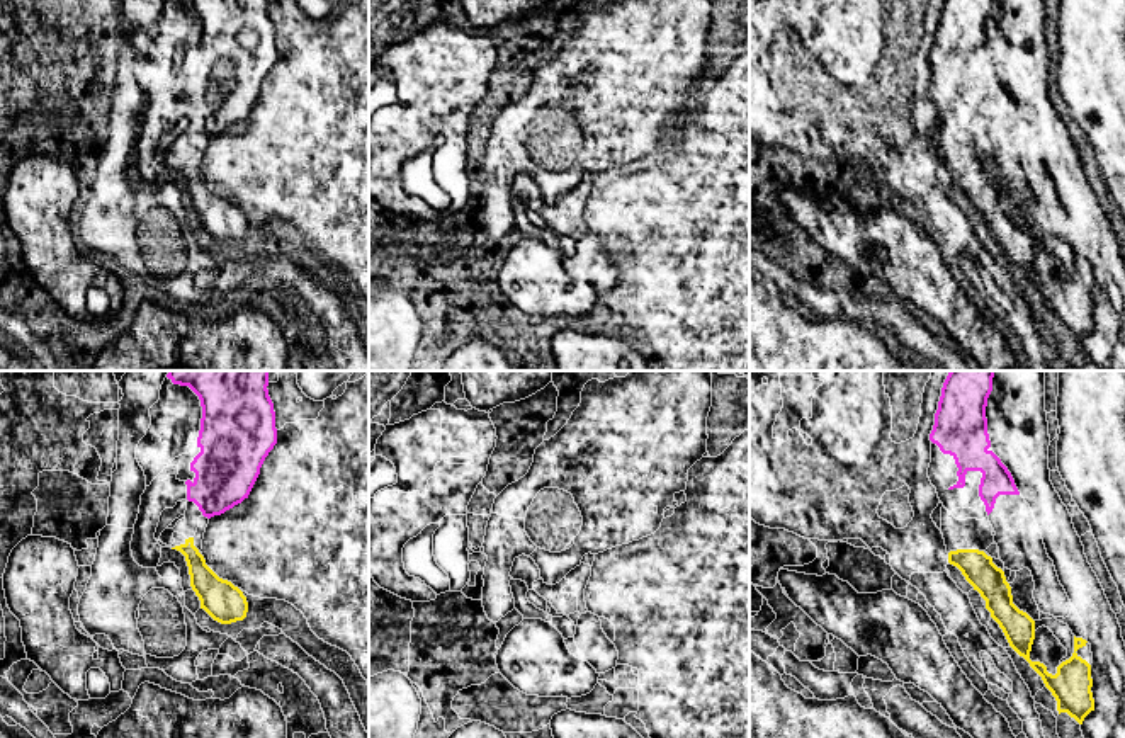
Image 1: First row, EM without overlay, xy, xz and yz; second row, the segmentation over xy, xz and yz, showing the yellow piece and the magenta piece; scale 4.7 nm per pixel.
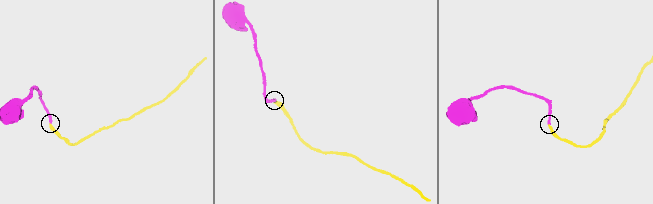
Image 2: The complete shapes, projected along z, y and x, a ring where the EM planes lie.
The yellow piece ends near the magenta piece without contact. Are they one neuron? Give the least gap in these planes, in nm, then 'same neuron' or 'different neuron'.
120 nm | same neuron

